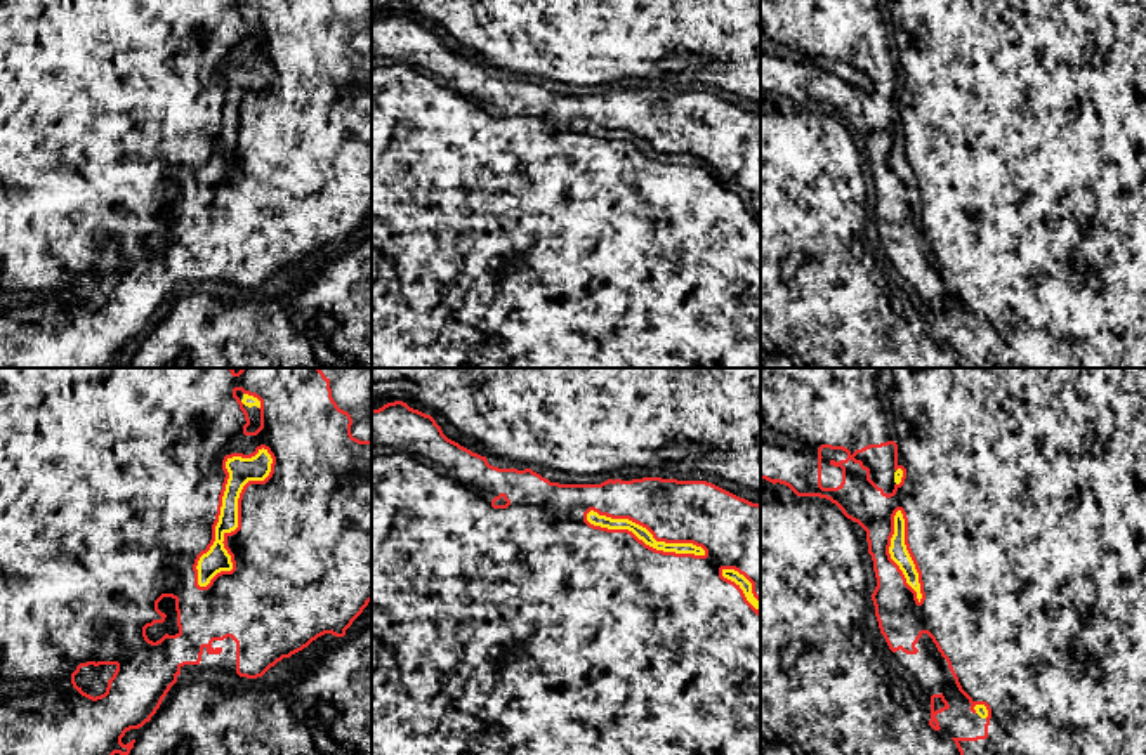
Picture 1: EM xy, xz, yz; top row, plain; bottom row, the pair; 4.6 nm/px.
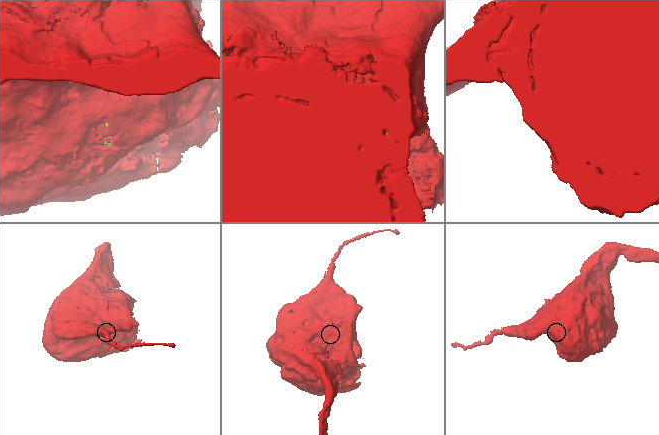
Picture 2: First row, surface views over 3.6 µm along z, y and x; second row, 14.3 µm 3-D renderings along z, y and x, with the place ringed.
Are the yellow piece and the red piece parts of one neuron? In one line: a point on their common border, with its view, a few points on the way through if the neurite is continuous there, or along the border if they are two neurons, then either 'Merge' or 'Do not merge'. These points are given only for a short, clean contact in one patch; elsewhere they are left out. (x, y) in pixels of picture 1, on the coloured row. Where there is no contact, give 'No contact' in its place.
Touches yellow at xy (221, 507). Merge

